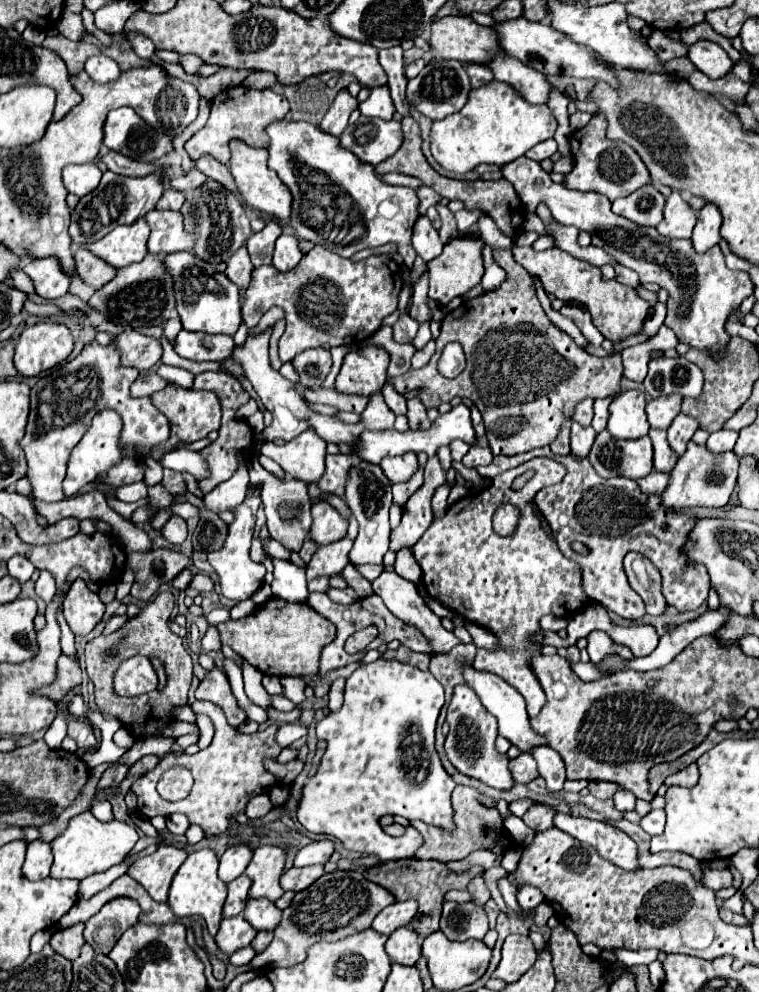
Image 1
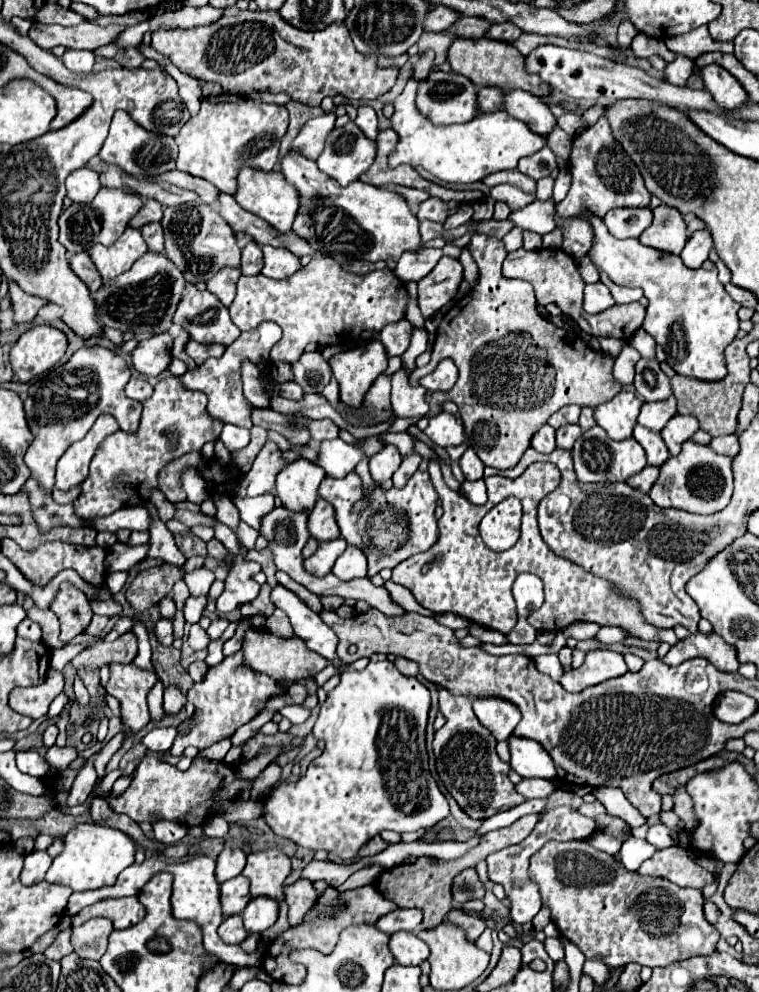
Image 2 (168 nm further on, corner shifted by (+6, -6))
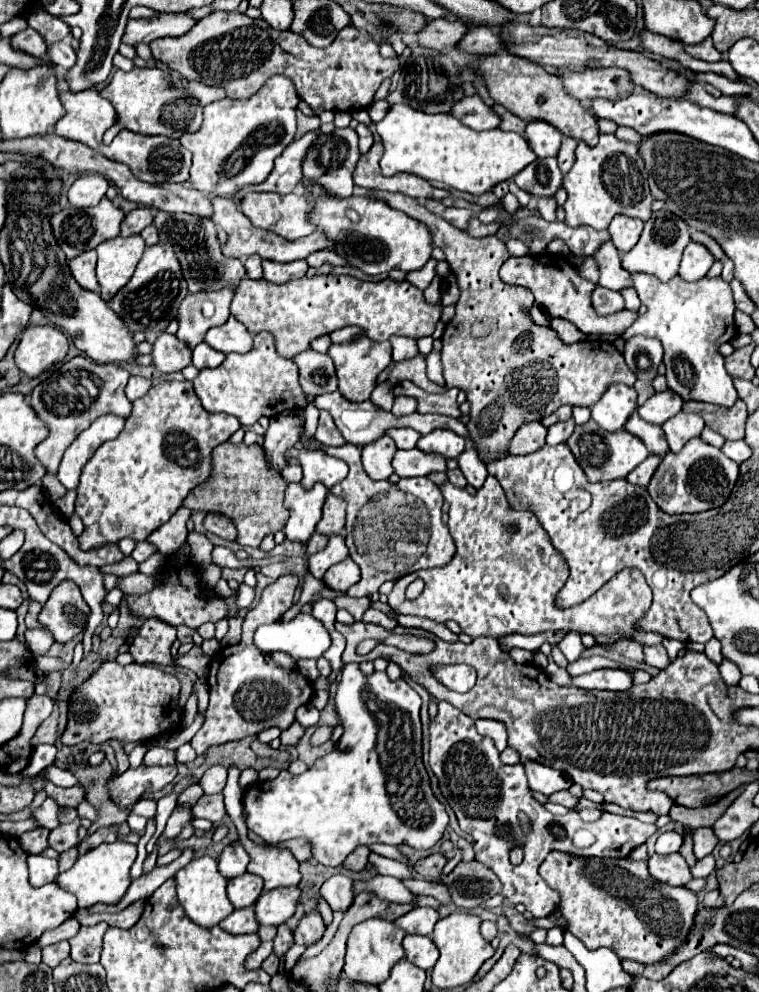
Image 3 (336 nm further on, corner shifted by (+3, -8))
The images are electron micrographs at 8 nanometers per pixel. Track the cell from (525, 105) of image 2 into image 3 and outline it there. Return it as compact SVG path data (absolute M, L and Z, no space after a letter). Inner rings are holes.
M545 122L527 124L525 136L527 136L529 148L531 148L539 158L557 156L559 144L561 144L561 138L563 138L563 136L557 132L557 128L551 128L551 124L545 124Z

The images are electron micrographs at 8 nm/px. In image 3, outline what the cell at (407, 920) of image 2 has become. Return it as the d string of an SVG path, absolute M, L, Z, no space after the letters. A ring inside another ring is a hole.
M413 908L411 912L407 912L405 916L397 918L395 924L399 928L403 928L407 934L431 934L433 926L439 920L439 912L435 908Z

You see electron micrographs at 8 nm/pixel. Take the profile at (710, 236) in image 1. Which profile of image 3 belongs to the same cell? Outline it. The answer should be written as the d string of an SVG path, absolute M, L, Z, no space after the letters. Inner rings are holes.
M691 242L683 252L683 260L681 260L681 266L679 266L679 276L685 282L697 282L697 280L705 278L705 274L713 266L713 262L715 262L715 258L711 256L711 252L703 244Z

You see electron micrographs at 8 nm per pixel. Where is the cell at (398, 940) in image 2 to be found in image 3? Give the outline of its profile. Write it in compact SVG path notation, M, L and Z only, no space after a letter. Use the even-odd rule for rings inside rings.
M419 934L405 936L403 948L405 948L405 958L423 970L433 968L439 958L439 950L429 936L419 936Z

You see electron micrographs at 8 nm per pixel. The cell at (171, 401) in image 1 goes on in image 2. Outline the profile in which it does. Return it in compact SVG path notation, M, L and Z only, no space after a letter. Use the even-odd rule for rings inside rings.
M174 376L160 380L154 386L154 394L142 402L142 422L138 434L126 434L118 430L114 436L106 438L100 444L100 450L92 458L90 474L82 482L82 492L74 502L76 514L80 518L102 518L110 516L112 512L126 508L126 506L140 506L144 504L152 514L150 526L150 558L160 558L170 564L184 564L186 558L178 550L172 532L160 522L156 508L148 502L150 490L158 486L158 470L164 468L166 462L186 454L200 450L206 442L212 442L220 436L224 422L210 418L206 412L206 394L186 390Z

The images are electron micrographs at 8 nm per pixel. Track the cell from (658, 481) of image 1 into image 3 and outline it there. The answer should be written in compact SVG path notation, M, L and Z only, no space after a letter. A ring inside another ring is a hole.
M649 454L635 470L629 472L627 480L629 480L631 484L637 484L637 486L647 486L649 480L651 480L651 476L653 476L653 472L655 472L655 468L659 466L659 462L661 462L661 456Z

